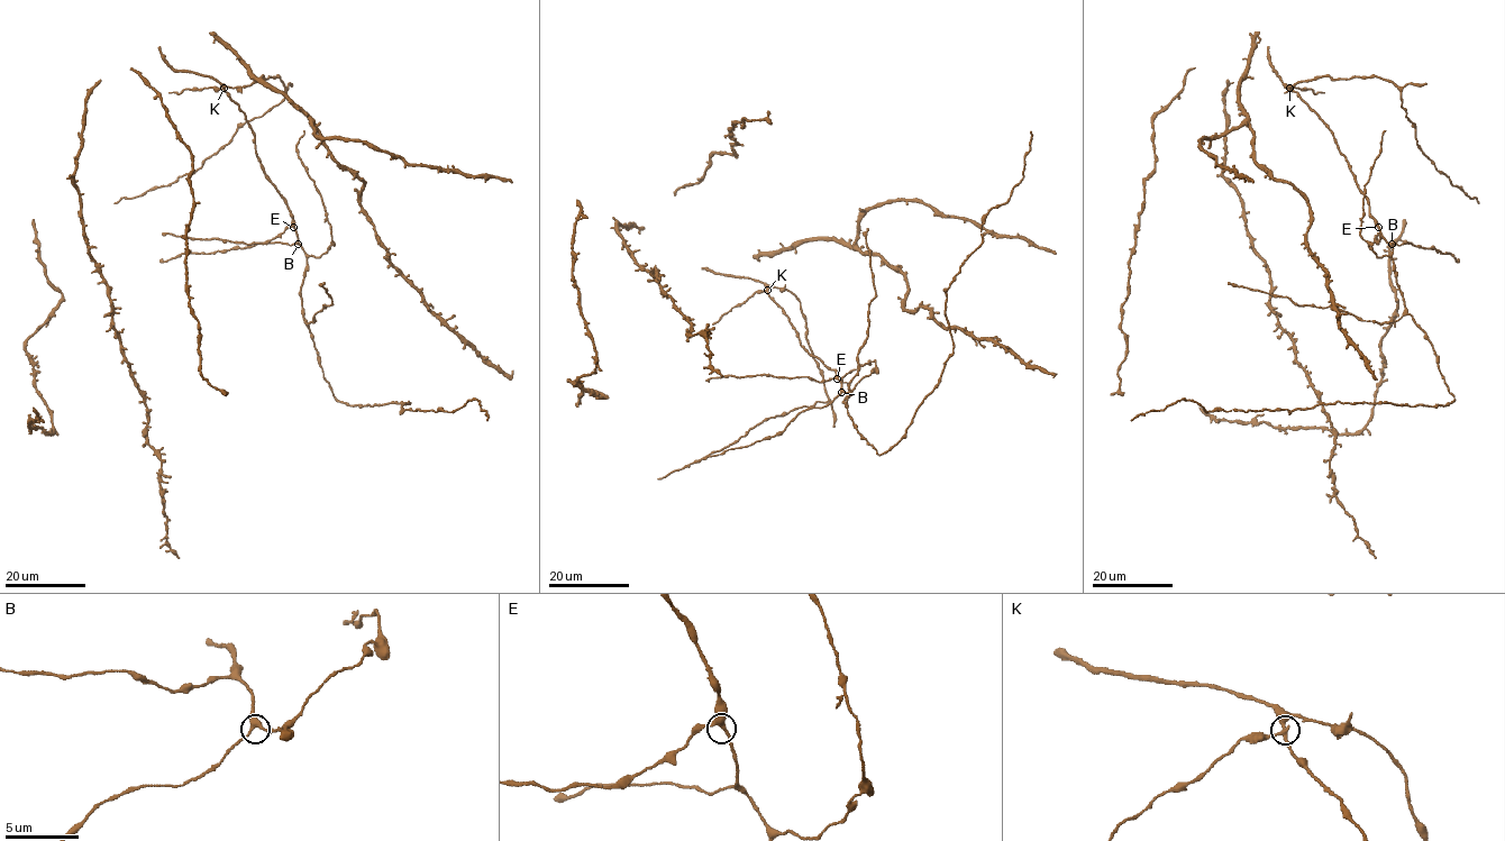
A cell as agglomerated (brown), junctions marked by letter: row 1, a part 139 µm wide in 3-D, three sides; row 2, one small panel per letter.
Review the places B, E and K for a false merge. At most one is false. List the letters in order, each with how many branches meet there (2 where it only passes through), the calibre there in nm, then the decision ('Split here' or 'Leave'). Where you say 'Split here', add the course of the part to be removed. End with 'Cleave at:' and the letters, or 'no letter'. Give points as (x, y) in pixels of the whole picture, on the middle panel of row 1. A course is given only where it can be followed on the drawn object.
B: Branches: 3. Thickness 280 nm. Leave
E: Branches: 3. Thickness 320 nm. Leave
K: Branches: 3. Thickness 240 nm. Split here. Course of the part to remove: (767, 290), (756, 291), (712, 323)
Cleave at: K

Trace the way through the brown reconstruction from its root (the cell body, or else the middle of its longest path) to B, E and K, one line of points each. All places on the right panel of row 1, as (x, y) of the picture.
B: (1316, 75), (1285, 87), (1291, 87), (1331, 131), (1367, 200), (1370, 216), (1380, 236), (1392, 244)
E: (1316, 75), (1285, 87), (1291, 87), (1331, 131), (1378, 228)
K: (1316, 75), (1285, 87), (1289, 88)

